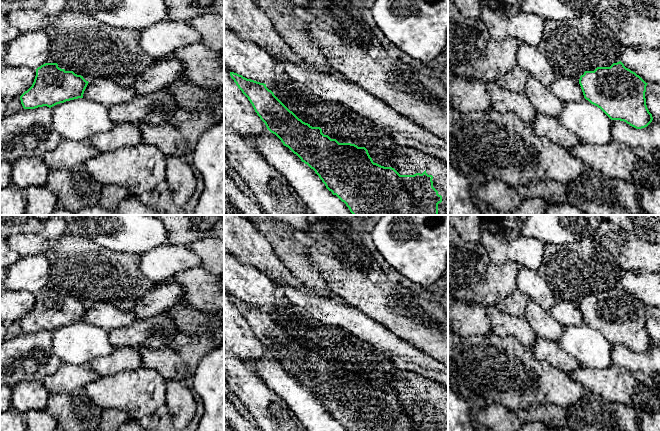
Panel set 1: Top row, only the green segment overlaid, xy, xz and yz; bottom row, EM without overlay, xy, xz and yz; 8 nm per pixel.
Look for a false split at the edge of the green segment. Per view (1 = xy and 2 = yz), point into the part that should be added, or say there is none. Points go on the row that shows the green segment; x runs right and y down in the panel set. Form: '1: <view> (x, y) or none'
1: none
2: none

